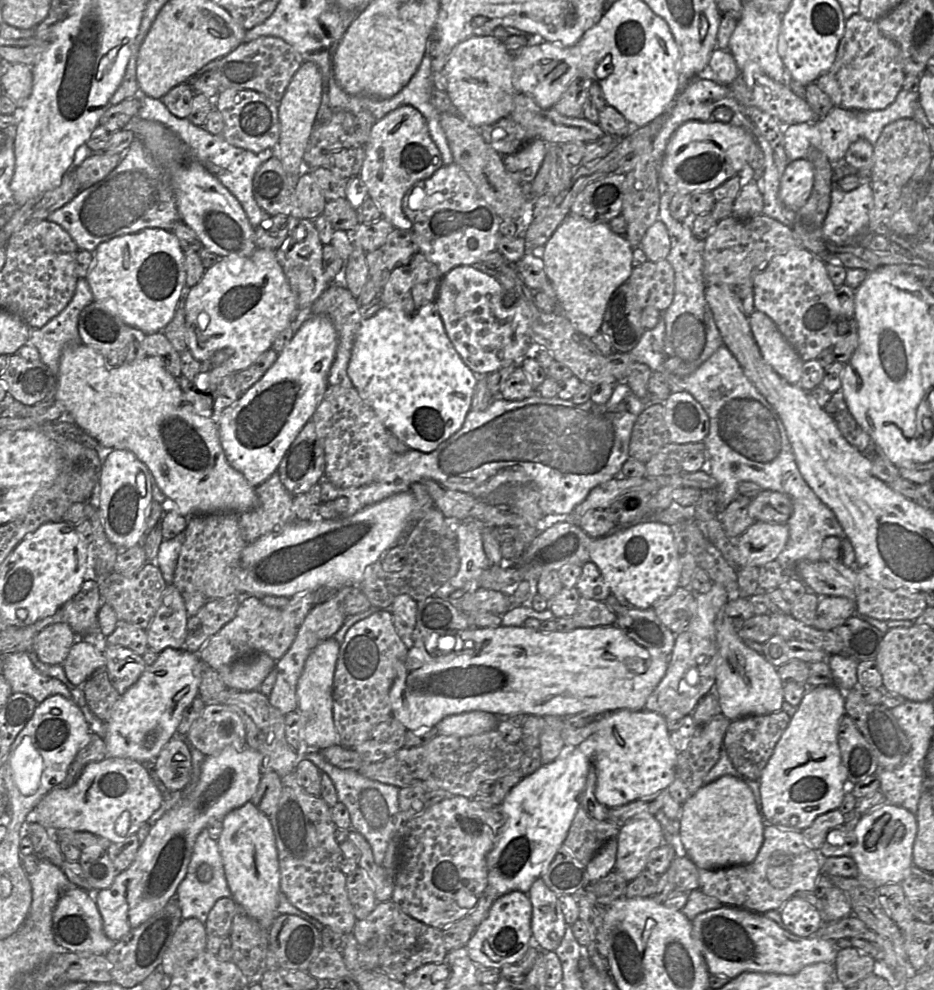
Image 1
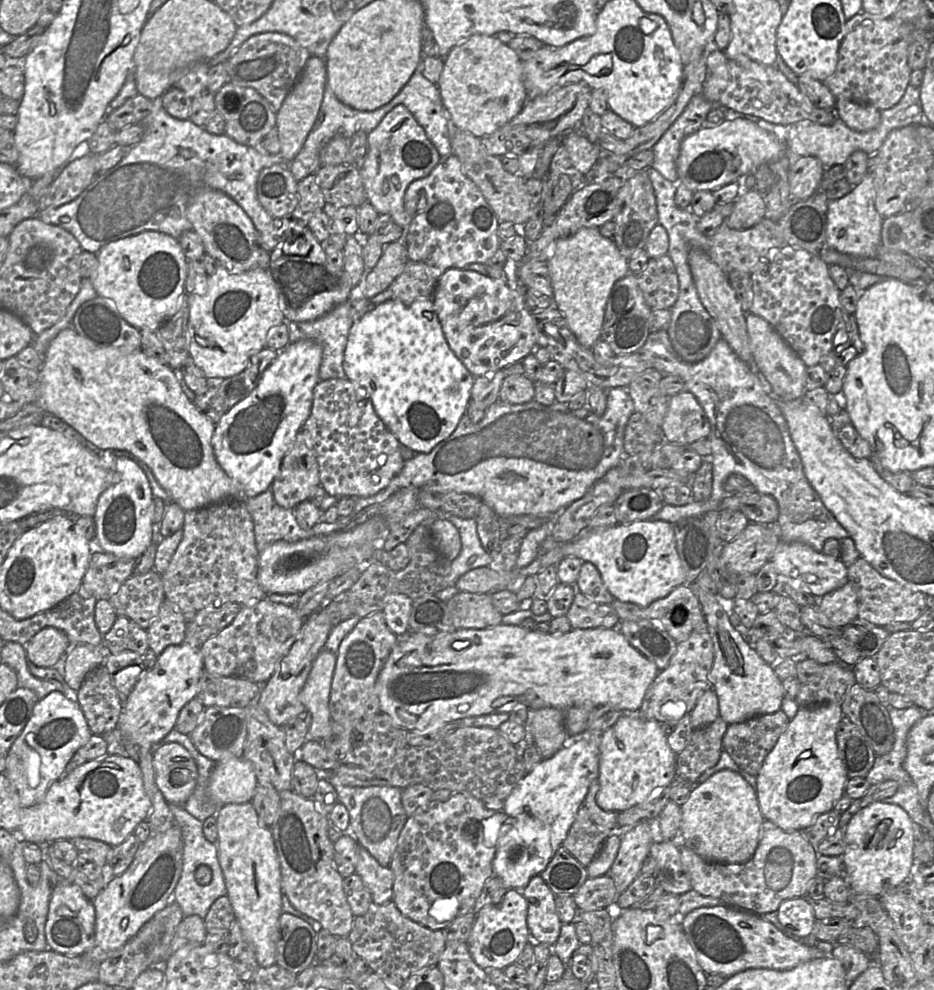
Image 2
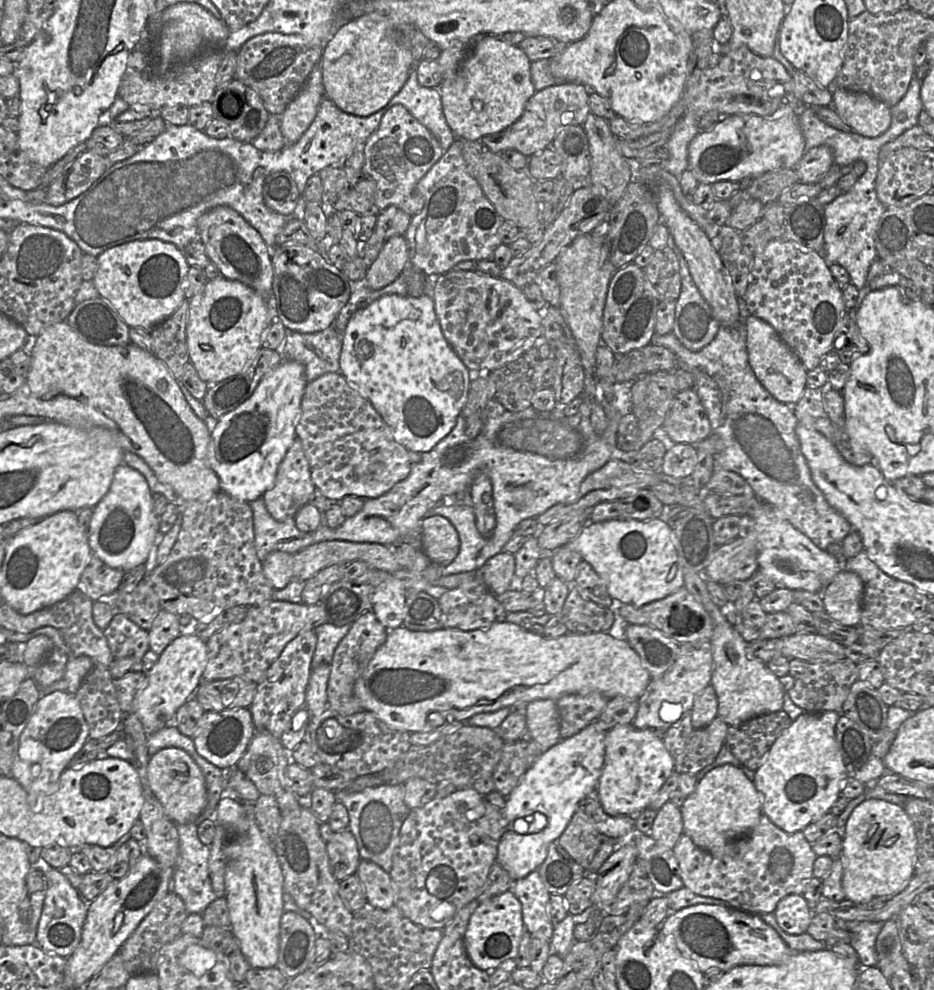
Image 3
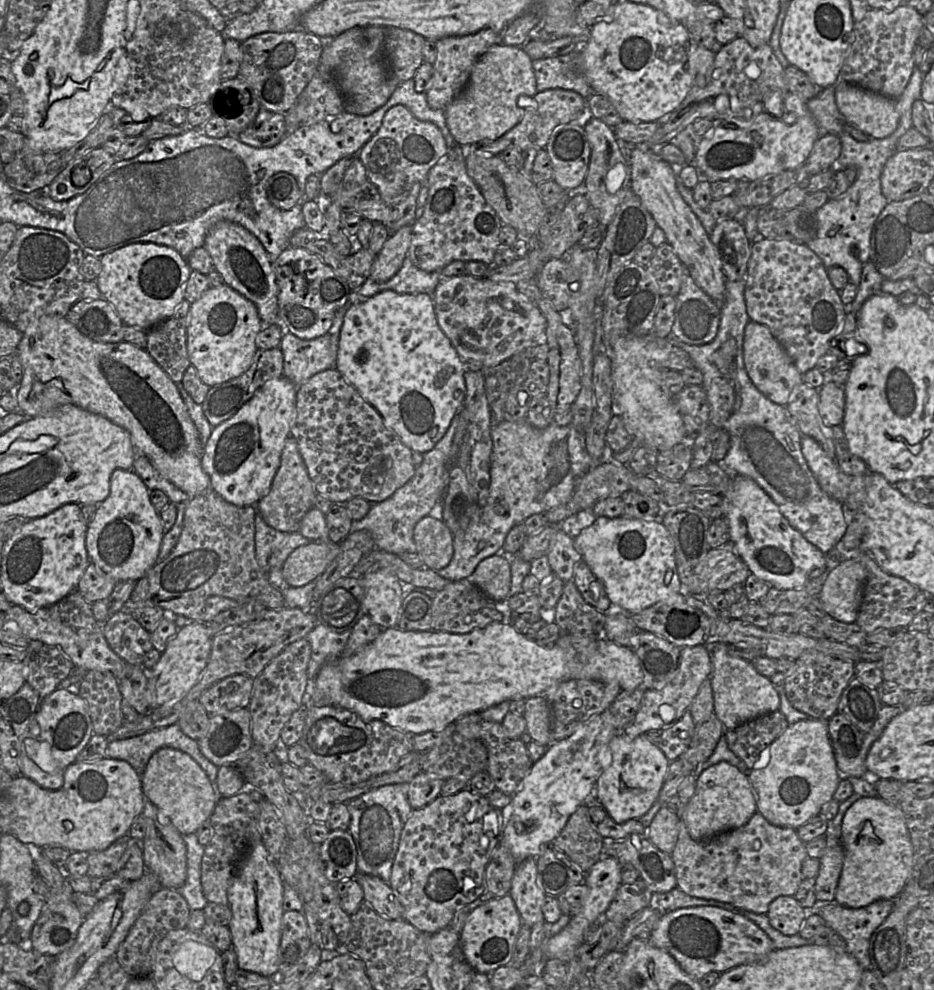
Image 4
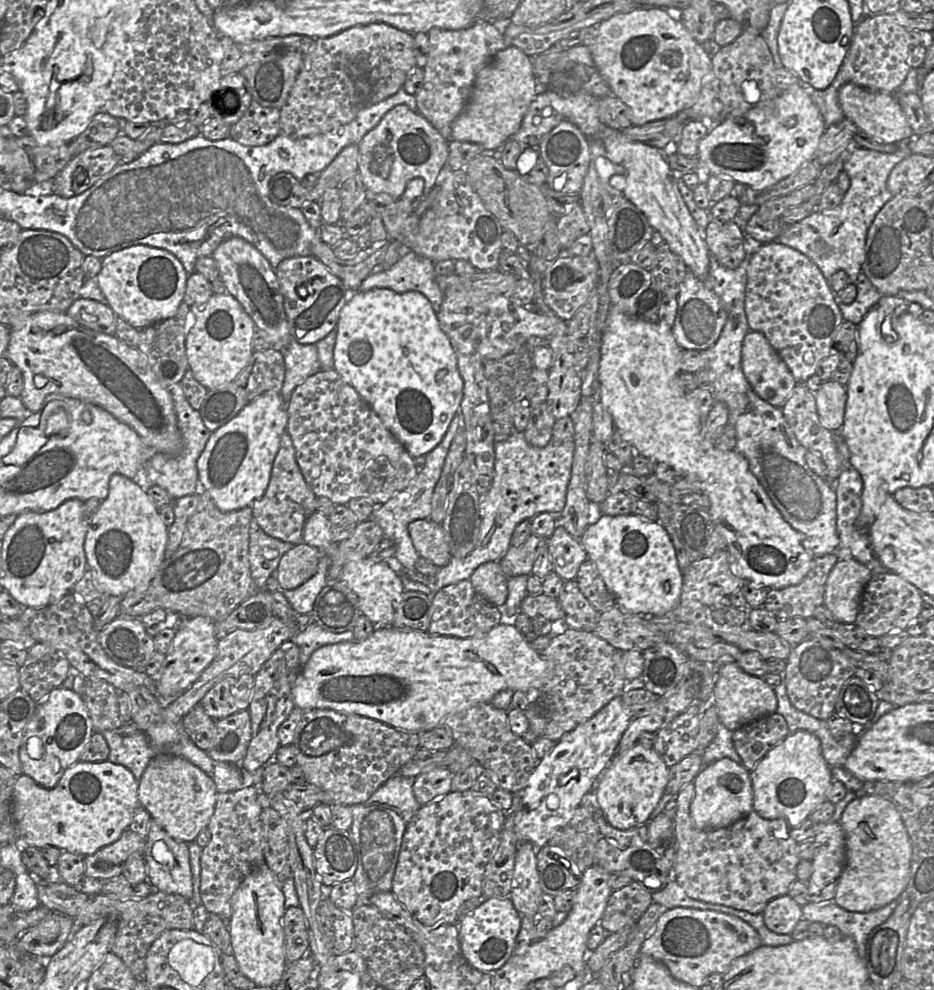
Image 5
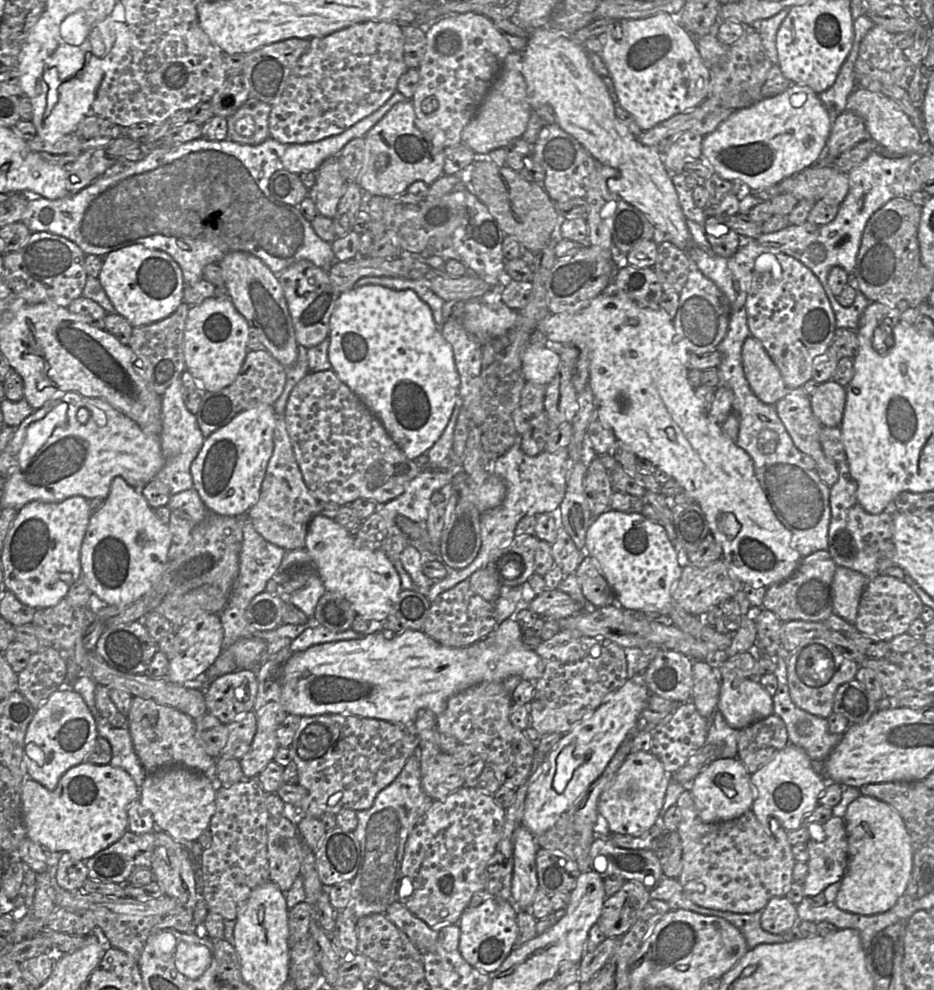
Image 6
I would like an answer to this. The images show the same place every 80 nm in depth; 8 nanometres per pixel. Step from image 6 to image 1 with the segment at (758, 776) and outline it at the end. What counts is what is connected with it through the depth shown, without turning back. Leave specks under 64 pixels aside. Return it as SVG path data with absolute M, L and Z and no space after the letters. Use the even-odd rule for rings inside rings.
M835 685L808 687L758 780L760 814L765 822L783 830L801 832L817 816L839 807L849 786L837 743L839 721L845 714L844 705L845 692Z

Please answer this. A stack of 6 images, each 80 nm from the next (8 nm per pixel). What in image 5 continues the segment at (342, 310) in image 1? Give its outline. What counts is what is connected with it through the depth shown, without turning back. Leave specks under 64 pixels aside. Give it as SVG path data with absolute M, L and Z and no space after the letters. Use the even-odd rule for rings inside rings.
M292 338L284 350L284 363L285 378L280 395L287 405L295 388L321 369L316 344L300 344Z

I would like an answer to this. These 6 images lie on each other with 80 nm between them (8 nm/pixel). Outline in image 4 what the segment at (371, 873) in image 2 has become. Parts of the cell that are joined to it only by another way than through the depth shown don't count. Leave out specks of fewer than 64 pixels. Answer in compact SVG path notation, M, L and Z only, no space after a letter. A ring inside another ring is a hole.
M356 873L356 880L363 889L364 901L386 919L403 919L403 907L388 882L381 878Z

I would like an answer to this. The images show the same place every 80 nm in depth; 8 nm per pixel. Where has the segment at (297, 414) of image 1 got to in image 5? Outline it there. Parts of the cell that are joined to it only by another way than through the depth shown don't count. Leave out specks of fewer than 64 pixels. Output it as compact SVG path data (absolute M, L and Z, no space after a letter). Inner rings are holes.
M280 393L264 394L211 433L197 461L197 471L201 490L210 495L220 511L246 508L264 495L287 422L286 402Z

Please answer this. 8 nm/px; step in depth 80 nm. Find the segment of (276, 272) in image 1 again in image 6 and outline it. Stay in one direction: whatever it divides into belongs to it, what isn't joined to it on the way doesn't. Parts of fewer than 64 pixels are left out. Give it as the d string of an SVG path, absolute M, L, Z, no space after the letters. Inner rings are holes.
M210 298L190 307L184 330L185 371L207 392L218 392L237 378L248 353L250 328L230 299Z

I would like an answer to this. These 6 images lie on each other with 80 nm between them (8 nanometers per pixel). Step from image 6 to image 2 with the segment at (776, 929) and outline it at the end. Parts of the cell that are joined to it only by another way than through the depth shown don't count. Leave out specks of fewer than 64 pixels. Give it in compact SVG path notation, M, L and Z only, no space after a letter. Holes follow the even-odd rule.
M806 897L783 901L776 914L779 922L785 928L785 934L796 938L812 935L816 918L811 905L806 901Z

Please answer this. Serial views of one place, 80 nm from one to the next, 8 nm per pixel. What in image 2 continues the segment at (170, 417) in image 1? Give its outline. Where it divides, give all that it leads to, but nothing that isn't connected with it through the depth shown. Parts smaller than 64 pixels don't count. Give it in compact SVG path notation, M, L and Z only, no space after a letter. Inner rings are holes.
M70 327L59 332L51 341L43 358L43 364L39 369L39 373L40 395L34 402L36 405L44 409L46 413L50 413L64 420L98 448L127 451L144 462L150 468L159 484L168 492L171 501L177 503L184 512L187 510L199 509L223 500L247 498L243 496L241 487L227 475L215 458L211 443L215 430L214 422L189 400L180 387L173 369L167 364L162 364L154 357L147 356L141 350L132 353L122 353L116 348L97 346L79 335L77 331Z

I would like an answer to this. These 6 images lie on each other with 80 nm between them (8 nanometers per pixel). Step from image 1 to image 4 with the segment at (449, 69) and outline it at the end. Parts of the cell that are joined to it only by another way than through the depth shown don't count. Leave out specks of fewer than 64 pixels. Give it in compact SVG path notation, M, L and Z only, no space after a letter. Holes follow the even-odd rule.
M495 44L475 62L466 86L445 108L446 124L459 145L495 140L521 121L525 110L519 106L518 98L521 95L533 97L538 92L532 61L520 46Z

